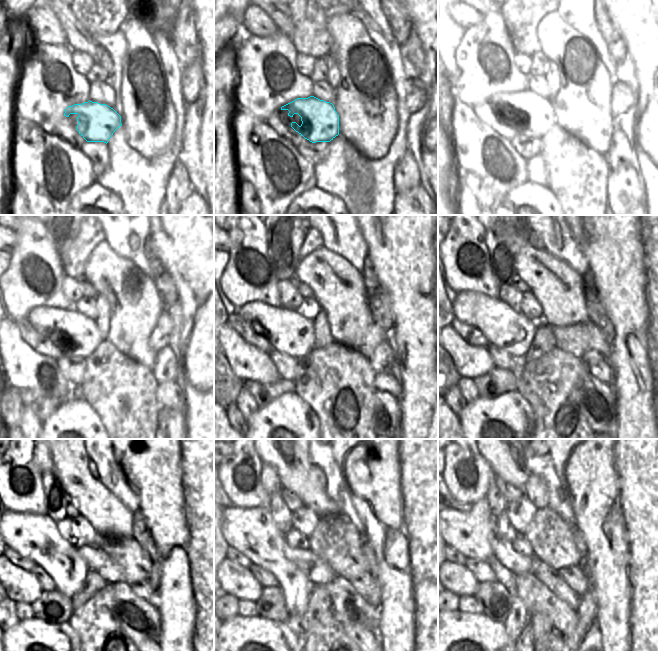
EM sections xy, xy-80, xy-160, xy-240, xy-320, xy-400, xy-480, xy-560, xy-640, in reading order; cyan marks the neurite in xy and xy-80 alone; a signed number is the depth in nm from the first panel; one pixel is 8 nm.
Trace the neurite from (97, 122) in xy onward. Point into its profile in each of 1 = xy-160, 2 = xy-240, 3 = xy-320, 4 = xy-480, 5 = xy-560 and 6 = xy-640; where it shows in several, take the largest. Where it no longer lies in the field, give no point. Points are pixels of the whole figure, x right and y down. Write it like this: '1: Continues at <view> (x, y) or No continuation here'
1: Continues at xy-160 (540, 111)
2: Continues at xy-240 (60, 326)
3: Continues at xy-320 (287, 331)
4: Continues at xy-480 (35, 536)
5: Continues at xy-560 (252, 531)
6: Continues at xy-640 (471, 533)

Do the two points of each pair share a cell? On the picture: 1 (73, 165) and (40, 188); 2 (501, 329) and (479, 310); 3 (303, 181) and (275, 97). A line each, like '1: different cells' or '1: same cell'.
1: same cell
2: same cell
3: different cells

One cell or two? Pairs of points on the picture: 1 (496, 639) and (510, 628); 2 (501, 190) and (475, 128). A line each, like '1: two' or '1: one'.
1: two
2: one

